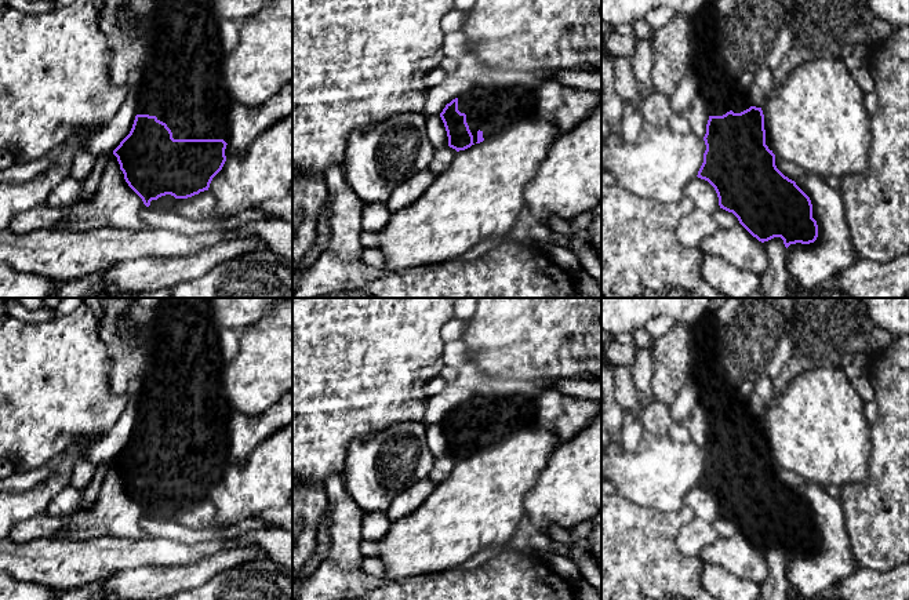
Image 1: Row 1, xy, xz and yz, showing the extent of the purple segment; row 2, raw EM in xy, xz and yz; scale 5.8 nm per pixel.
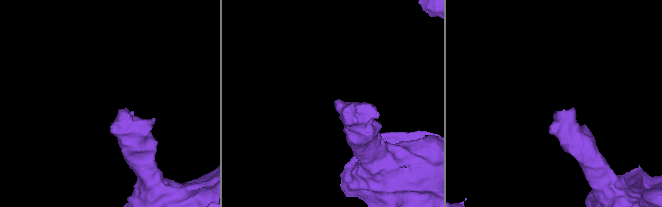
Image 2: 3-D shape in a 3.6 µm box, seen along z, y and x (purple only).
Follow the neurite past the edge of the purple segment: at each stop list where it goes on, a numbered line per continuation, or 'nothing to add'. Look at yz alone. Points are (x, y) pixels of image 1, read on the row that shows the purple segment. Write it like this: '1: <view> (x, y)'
1: yz (717, 86)

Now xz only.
1: xz (490, 109)

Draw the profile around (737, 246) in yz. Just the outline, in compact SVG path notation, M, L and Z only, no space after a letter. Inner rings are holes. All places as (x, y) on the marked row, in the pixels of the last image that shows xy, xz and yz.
M741 223L731 229L719 229L705 237L699 248L703 254L717 255L738 269L760 276L768 266L768 254L761 241Z

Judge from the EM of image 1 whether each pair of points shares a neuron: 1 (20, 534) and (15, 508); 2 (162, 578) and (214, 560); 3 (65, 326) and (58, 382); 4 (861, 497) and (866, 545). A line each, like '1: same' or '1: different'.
1: different
2: same
3: same
4: same

